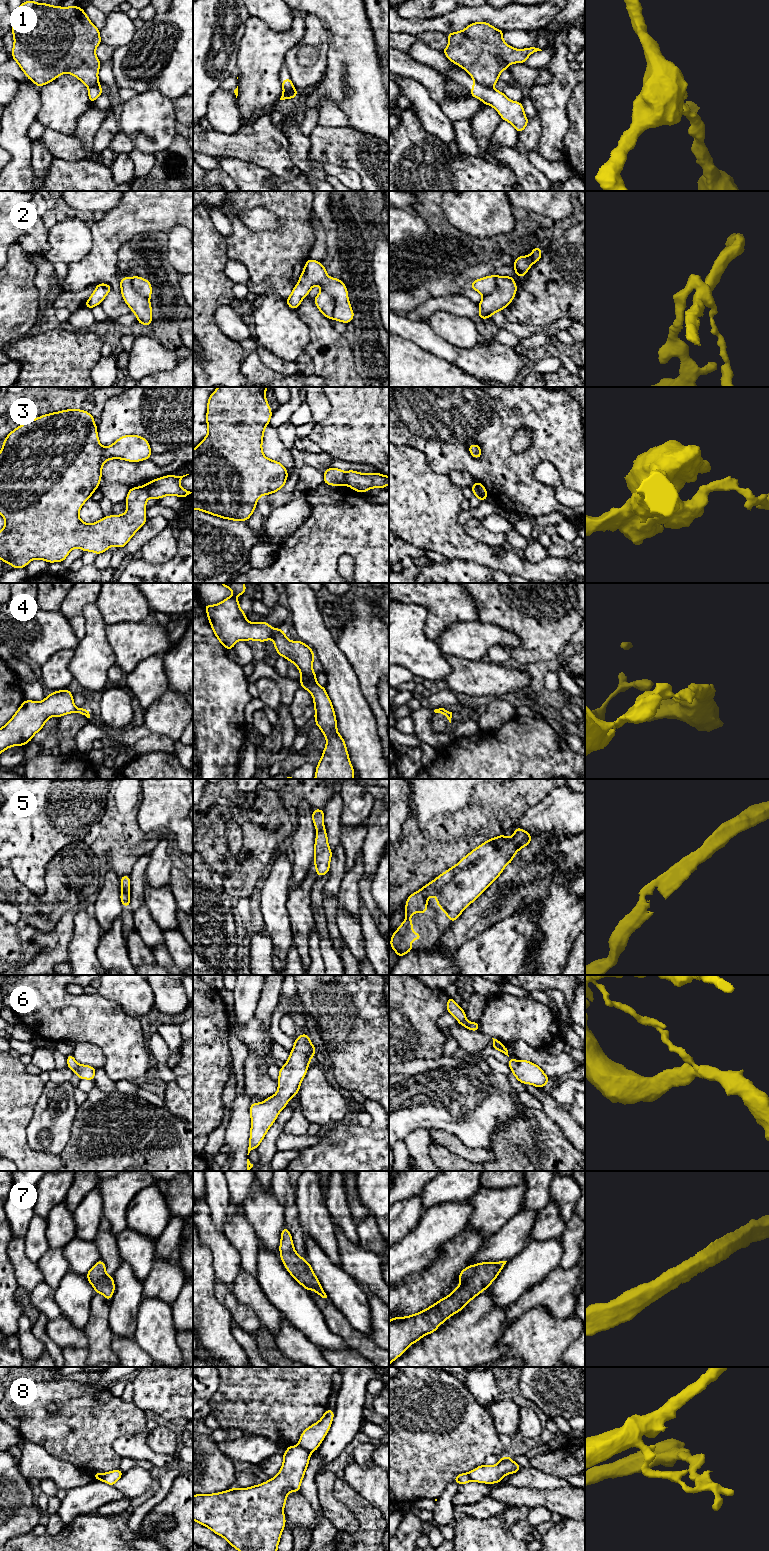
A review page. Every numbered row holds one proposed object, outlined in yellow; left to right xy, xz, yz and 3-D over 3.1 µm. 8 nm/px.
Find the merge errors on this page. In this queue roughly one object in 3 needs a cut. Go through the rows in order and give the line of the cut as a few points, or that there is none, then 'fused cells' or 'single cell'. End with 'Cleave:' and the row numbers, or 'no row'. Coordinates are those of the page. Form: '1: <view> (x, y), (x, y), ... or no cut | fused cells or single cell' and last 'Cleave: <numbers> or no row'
1: yz (474, 79), (483, 85), (491, 87) | fused cells
2: xz (321, 290), (328, 293), (334, 300), (334, 315), (332, 318) | fused cells
3: xz (345, 472), (343, 484) | fused cells
4: xz (273, 628), (269, 637) | fused cells
5: no cut | single cell
6: yz (518, 1061), (511, 1069) | fused cells
7: no cut | single cell
8: xz (297, 1445), (309, 1453) | fused cells
Cleave: 1, 2, 3, 4, 6, 8

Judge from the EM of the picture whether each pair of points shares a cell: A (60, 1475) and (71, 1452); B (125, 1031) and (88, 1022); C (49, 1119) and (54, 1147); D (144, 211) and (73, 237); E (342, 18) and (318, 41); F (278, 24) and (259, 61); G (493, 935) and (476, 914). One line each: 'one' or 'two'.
A: two
B: one
C: one
D: two
E: two
F: two
G: two

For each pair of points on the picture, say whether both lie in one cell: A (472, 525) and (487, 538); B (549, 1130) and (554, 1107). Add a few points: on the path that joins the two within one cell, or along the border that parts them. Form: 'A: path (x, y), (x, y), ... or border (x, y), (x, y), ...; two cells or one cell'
A: path (476, 529), (483, 535); one cell
B: border (542, 1109), (557, 1124), (566, 1138); two cells

